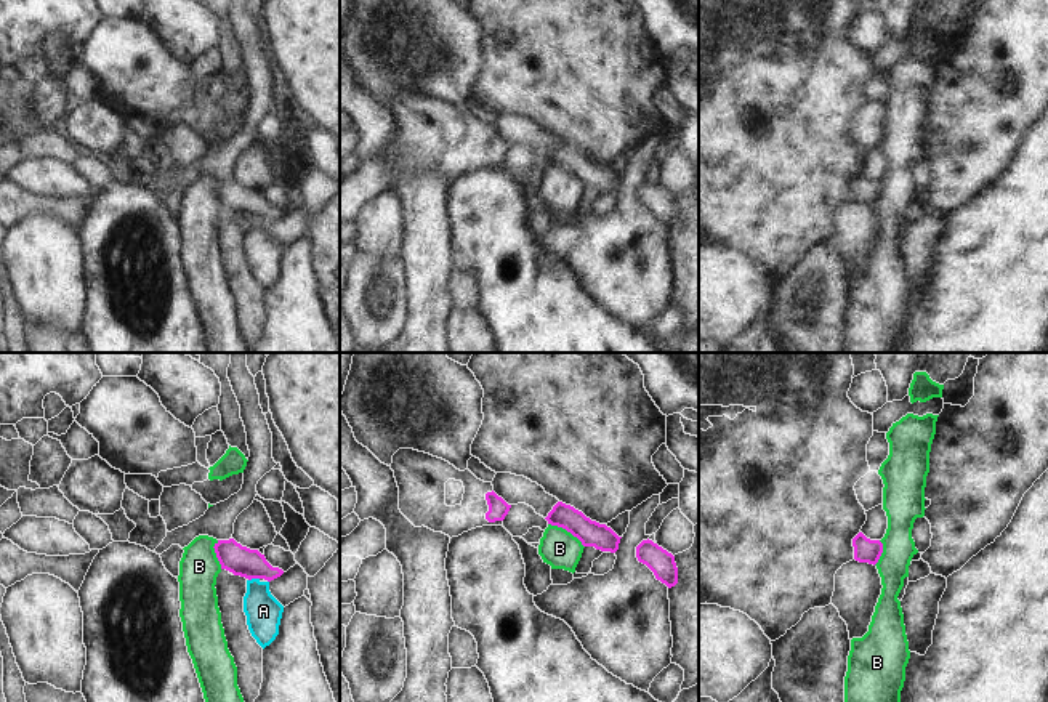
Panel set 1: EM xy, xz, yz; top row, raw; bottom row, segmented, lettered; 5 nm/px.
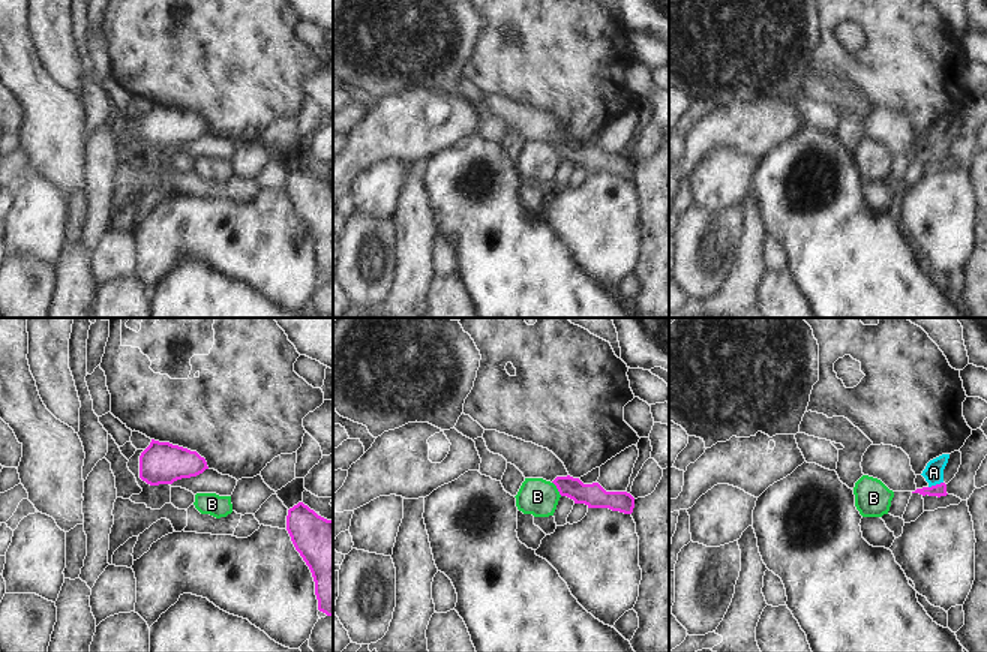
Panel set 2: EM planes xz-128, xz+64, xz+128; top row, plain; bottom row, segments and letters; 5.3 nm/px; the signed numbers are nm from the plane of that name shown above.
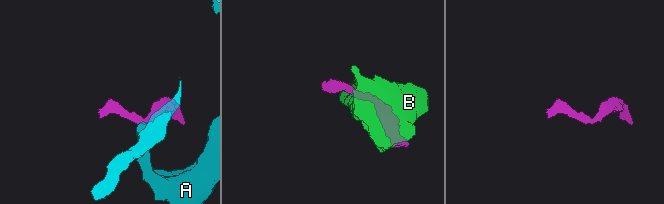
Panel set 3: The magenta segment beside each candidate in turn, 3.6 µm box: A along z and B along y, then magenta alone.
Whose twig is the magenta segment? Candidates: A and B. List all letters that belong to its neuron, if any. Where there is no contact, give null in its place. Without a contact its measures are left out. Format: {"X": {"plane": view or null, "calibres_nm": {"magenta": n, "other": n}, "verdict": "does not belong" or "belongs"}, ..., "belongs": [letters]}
{"A": {"plane": "xy", "calibres_nm": {"magenta": 150, "other": 180}, "verdict": "does not belong"}, "B": {"plane": "xz", "calibres_nm": {"magenta": 130, "other": 190}, "verdict": "does not belong"}, "belongs": []}

